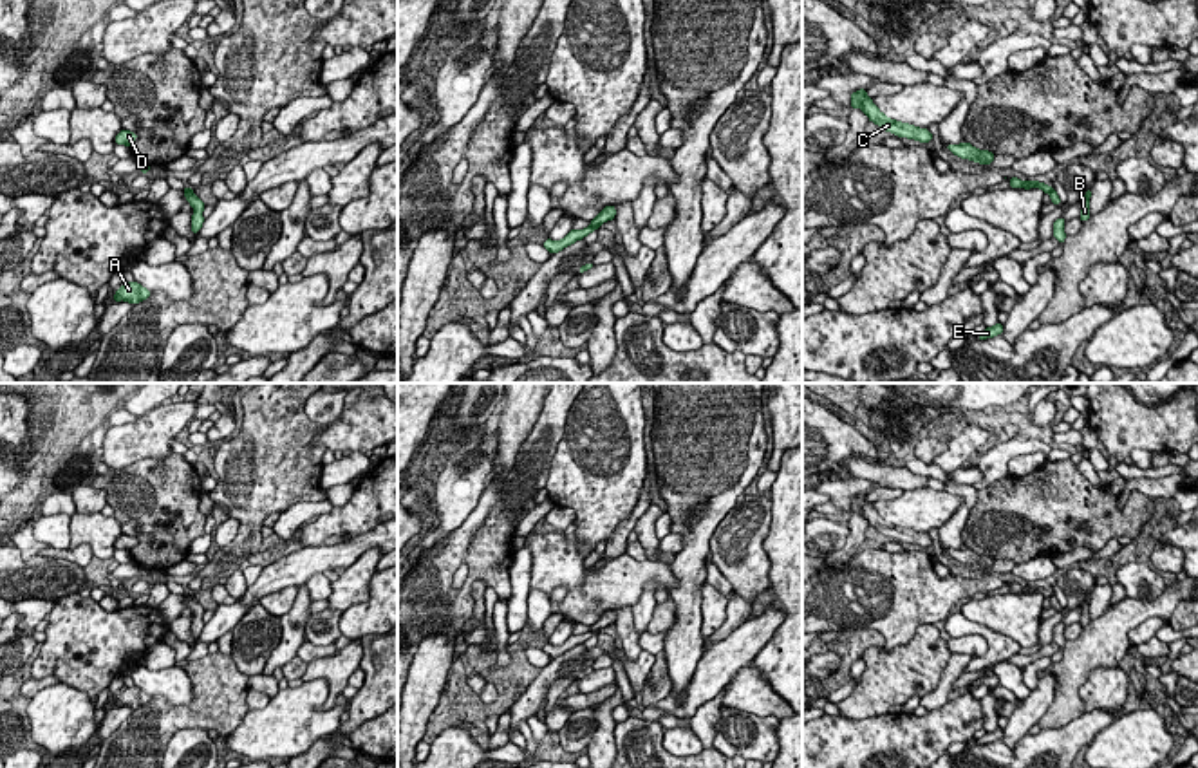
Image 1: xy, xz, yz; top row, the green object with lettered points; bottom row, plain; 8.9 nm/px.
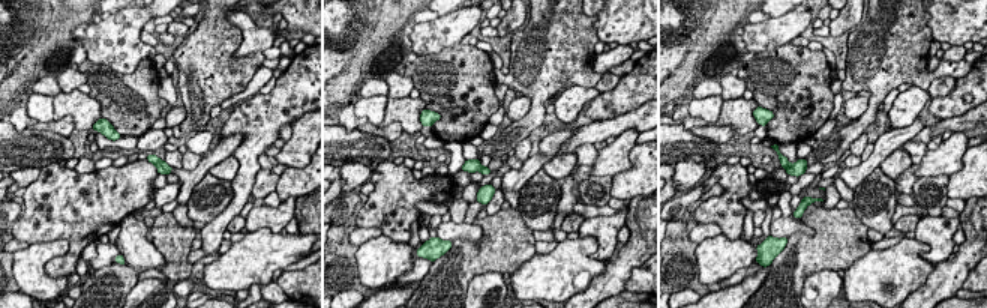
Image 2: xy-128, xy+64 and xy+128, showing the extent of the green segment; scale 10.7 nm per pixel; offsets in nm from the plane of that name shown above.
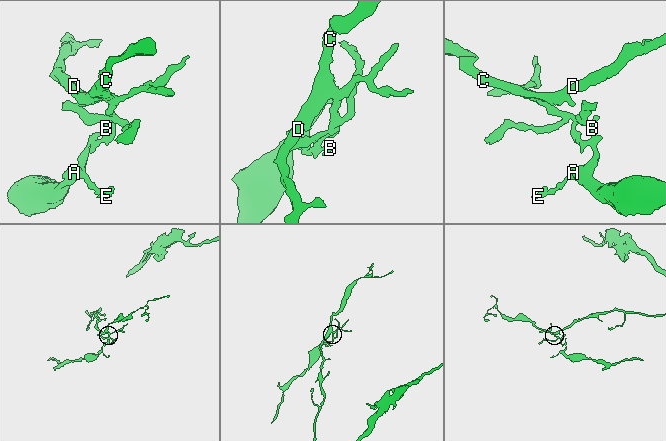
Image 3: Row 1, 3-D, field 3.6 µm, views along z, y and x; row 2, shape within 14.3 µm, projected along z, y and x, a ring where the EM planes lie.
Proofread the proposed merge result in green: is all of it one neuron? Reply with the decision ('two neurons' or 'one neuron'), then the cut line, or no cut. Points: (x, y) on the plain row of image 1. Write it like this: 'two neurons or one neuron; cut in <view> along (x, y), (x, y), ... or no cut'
two neurons; cut in xz along (591, 629), (597, 631)

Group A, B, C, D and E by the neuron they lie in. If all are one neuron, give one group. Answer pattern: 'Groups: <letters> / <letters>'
Groups: A B E / C D

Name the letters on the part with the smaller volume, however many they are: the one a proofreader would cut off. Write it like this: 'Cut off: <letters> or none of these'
Cut off: A, B, E

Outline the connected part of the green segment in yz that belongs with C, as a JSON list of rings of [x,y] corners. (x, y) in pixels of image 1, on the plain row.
[[[866,493],[851,497],[849,510],[853,513],[860,513],[869,522],[869,526],[873,526],[875,529],[878,529],[885,537],[891,537],[898,542],[916,544],[920,548],[932,546],[932,539],[929,537],[929,533],[918,533],[914,529],[894,526],[894,524],[887,522],[885,519],[882,519],[878,515],[878,511],[873,508],[873,504],[867,501]]]

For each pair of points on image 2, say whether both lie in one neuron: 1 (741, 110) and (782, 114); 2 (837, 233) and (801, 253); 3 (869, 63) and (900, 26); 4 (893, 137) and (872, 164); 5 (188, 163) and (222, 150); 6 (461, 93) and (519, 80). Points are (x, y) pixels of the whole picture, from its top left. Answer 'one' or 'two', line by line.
1: two
2: one
3: one
4: one
5: two
6: two

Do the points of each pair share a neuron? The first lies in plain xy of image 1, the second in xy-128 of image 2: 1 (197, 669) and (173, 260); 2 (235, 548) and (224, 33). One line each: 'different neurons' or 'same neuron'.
1: same neuron
2: same neuron

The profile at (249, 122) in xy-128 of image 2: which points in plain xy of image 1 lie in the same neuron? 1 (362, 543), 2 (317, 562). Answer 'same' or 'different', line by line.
1: different
2: different

